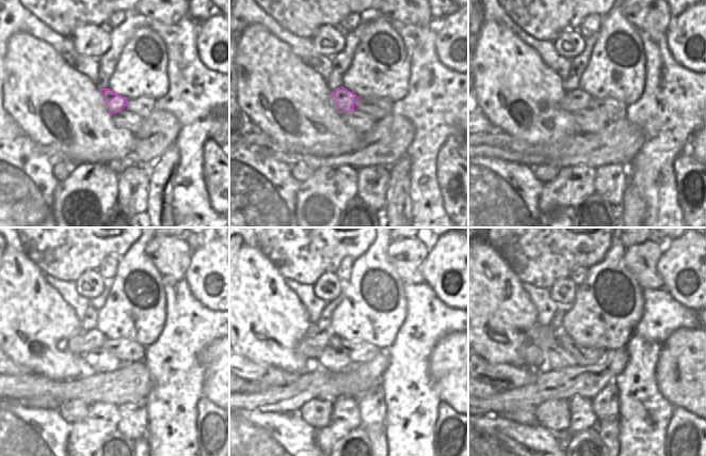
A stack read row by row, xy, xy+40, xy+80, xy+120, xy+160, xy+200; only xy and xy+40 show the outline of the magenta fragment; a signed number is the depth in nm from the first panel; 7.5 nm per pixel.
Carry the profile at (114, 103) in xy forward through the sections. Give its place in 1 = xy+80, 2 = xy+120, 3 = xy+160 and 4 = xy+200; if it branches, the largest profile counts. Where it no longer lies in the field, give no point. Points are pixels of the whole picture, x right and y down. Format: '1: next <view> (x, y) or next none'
1: next xy+80 (577, 99)
2: next xy+120 (84, 341)
3: next xy+160 (310, 347)
4: next xy+200 (532, 357)

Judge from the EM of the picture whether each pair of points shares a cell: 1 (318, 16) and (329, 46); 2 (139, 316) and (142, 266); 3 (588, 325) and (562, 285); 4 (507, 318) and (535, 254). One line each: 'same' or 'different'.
1: different
2: same
3: different
4: different

